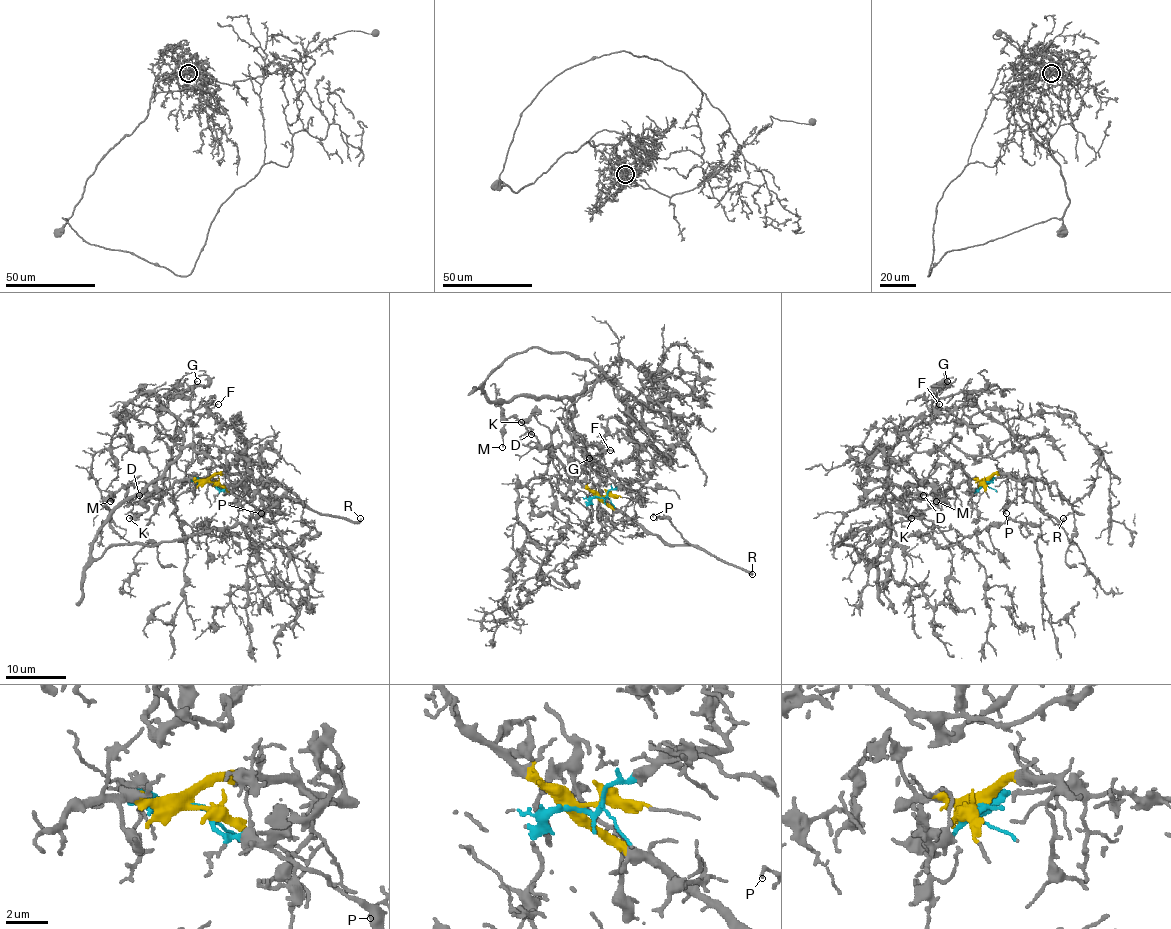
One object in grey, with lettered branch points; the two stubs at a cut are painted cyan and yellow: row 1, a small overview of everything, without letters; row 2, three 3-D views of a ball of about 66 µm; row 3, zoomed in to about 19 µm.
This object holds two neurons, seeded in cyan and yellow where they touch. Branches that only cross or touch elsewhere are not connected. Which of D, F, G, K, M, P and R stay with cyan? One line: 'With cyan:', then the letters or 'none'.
With cyan: F, G

